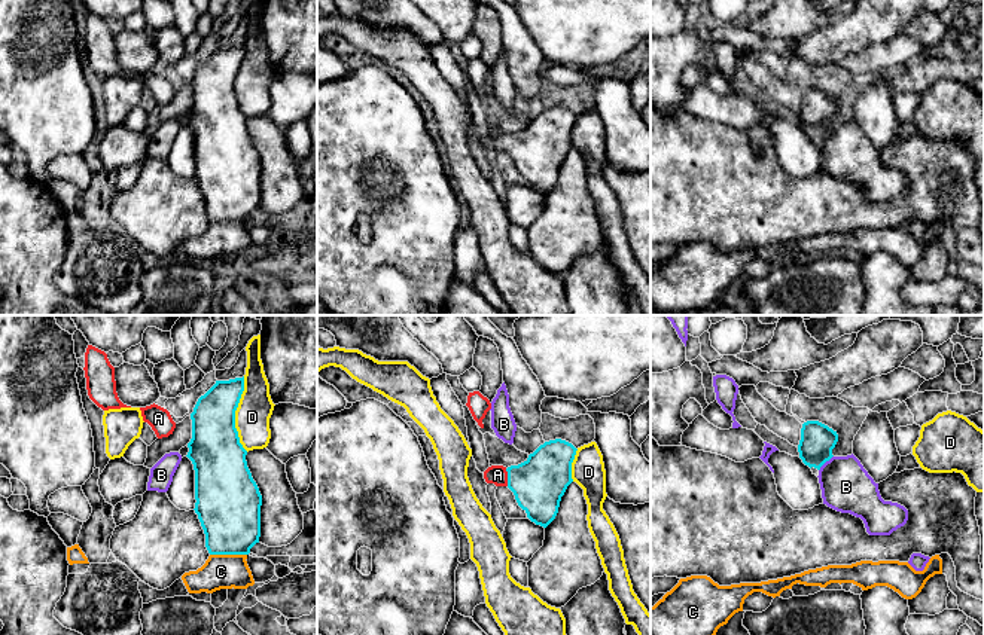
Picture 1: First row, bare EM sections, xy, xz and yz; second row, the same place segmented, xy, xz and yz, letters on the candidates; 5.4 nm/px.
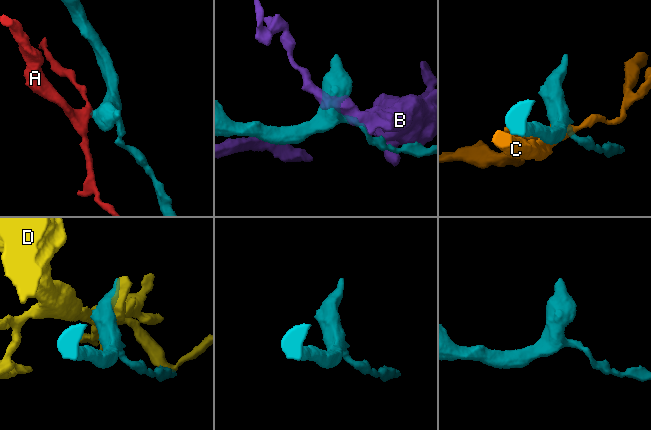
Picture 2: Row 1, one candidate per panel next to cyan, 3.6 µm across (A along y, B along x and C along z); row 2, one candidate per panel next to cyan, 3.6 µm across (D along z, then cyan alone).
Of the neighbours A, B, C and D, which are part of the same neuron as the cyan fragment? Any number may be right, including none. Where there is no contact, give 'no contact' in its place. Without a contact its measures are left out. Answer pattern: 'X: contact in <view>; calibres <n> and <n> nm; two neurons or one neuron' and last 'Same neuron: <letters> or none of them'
A: contact in xz; calibres 280 and 110 nm; one neuron
B: contact in yz; calibres 190 and 280 nm; two neurons
C: contact in xy; calibres 340 and 190 nm; two neurons
D: contact in xy; calibres 280 and 190 nm; two neurons
Same neuron: A

